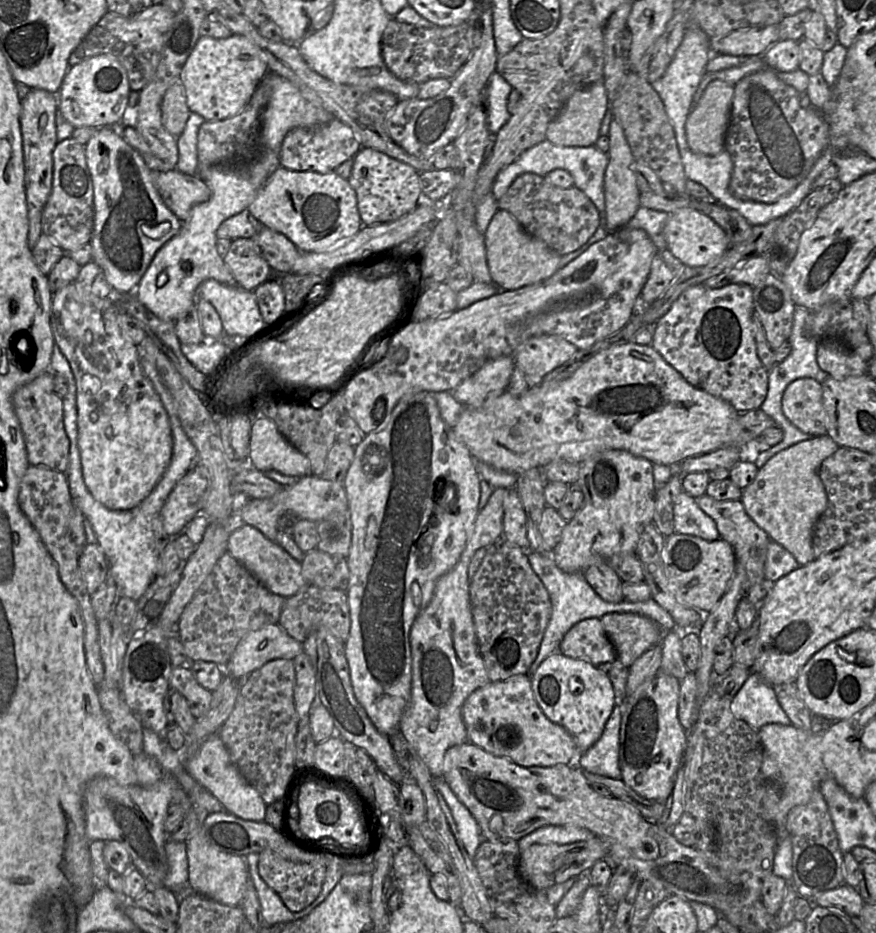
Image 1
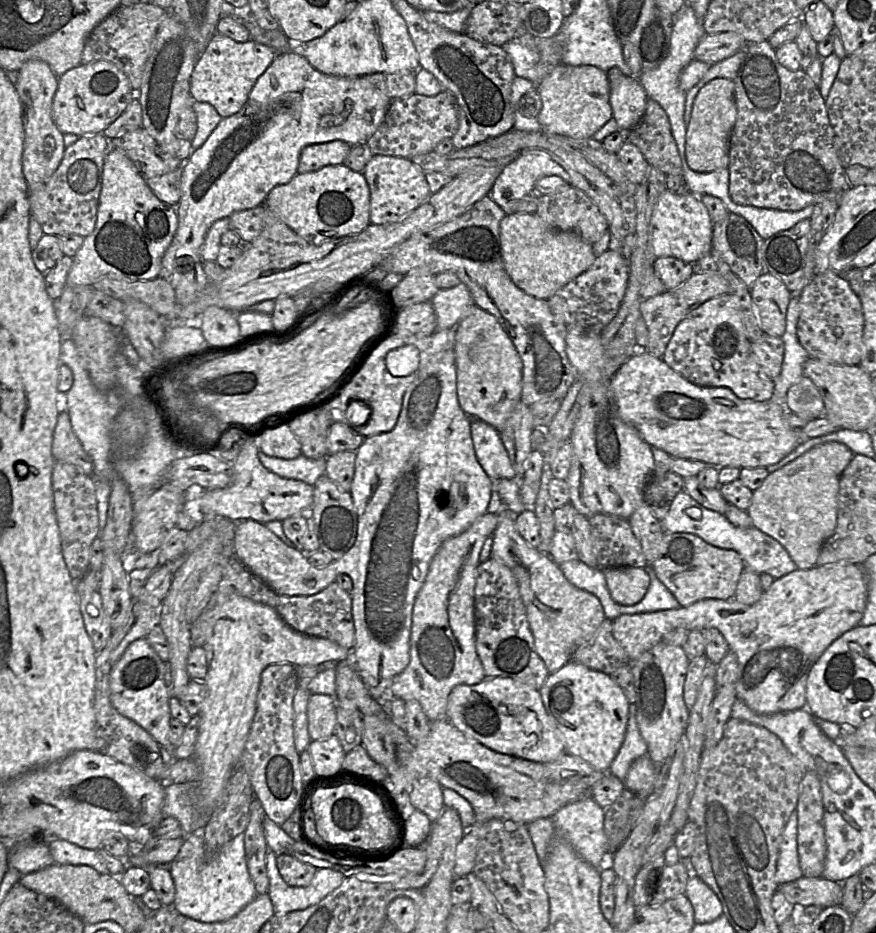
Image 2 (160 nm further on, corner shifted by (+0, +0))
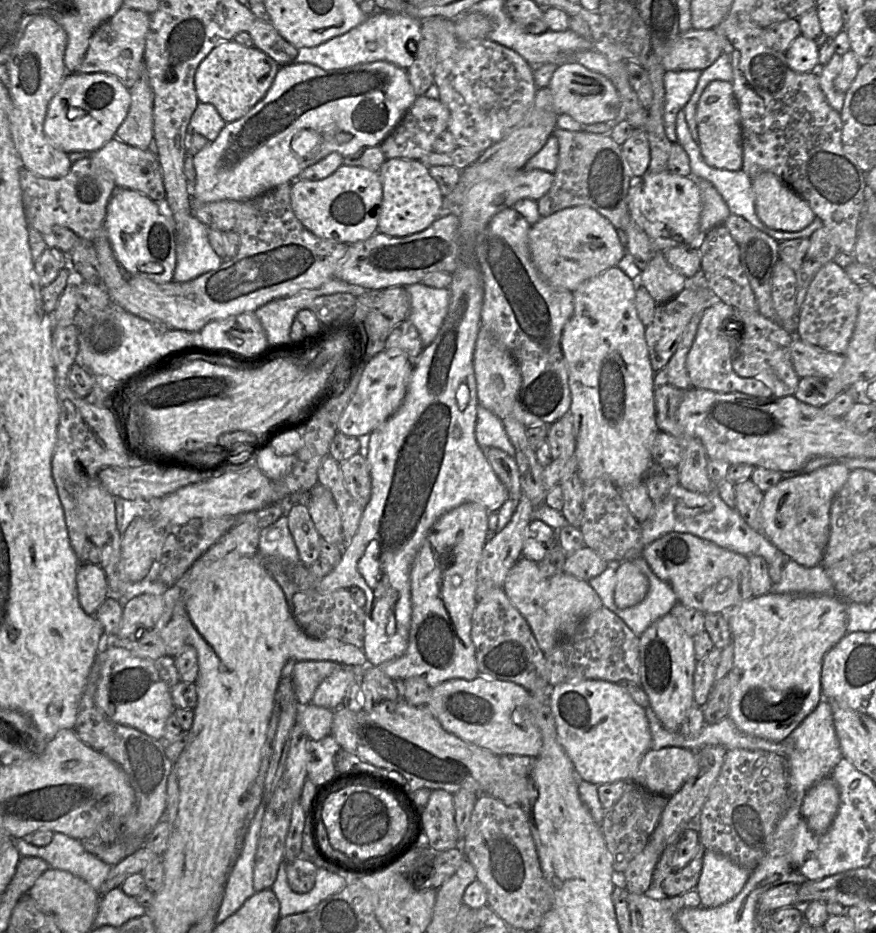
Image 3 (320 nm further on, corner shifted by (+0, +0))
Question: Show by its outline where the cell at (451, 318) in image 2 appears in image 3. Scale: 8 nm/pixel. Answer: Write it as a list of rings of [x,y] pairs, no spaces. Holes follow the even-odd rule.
[[[423,283],[412,284],[406,287],[410,297],[410,311],[408,319],[419,332],[422,344],[428,346],[438,334],[448,312],[450,302],[449,288],[432,288]]]

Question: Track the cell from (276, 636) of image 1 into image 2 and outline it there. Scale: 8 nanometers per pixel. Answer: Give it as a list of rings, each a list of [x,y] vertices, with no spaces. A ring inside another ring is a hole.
[[[230,596],[222,604],[206,609],[210,610],[210,637],[203,647],[208,662],[208,670],[204,679],[206,695],[198,714],[200,725],[193,757],[200,768],[200,779],[196,784],[199,803],[204,810],[211,810],[222,798],[227,783],[244,752],[256,713],[262,671],[267,666],[277,663],[290,663],[296,667],[336,664],[347,660],[351,656],[351,650],[325,638],[301,634],[289,627],[275,608],[243,596]]]

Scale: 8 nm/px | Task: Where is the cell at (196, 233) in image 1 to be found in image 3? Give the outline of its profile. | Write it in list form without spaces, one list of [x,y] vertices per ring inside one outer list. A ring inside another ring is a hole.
[[[385,61],[358,64],[349,68],[332,71],[323,70],[310,63],[293,62],[281,66],[265,96],[243,117],[234,122],[226,123],[213,142],[192,155],[196,180],[195,183],[190,186],[190,197],[193,202],[202,204],[227,200],[237,202],[250,200],[279,185],[295,181],[299,178],[304,169],[319,162],[332,152],[337,152],[342,157],[346,157],[358,152],[364,147],[379,146],[398,125],[405,112],[412,106],[416,98],[417,95],[414,93],[414,90],[409,83],[406,70]]]

